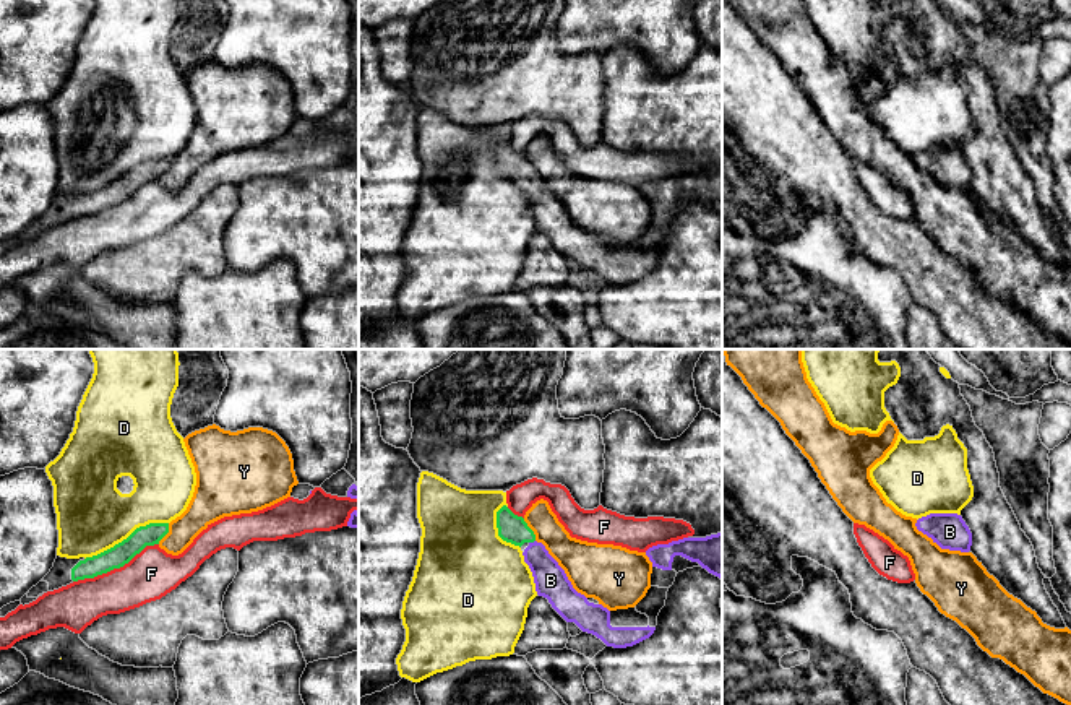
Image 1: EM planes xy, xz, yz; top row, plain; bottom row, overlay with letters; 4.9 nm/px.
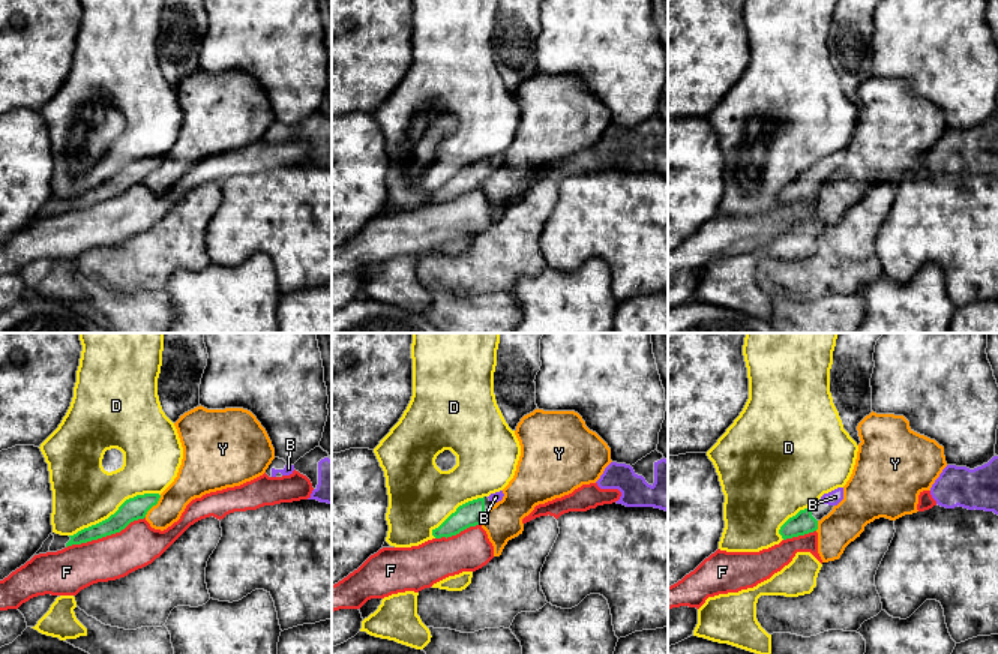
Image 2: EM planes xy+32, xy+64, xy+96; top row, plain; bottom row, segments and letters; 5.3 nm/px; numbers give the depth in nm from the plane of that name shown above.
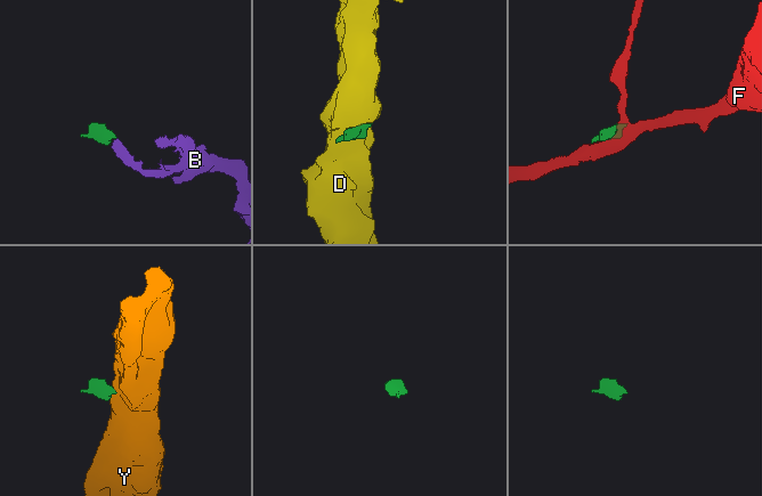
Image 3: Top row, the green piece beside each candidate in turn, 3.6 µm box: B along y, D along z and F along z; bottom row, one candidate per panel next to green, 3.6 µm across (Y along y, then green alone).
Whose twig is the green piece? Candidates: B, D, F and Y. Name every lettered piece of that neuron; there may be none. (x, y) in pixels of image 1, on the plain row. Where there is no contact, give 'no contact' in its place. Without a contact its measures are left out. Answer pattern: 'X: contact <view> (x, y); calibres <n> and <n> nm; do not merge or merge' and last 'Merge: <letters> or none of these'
B: contact xz (531, 177); calibres 140 and 160 nm; merge
D: contact xy (127, 174); calibres 110 and 360 nm; do not merge
F: contact xy (116, 203); calibres 110 and 240 nm; do not merge
Y: contact xz (531, 166); calibres 140 and 170 nm; do not merge
Merge: B

